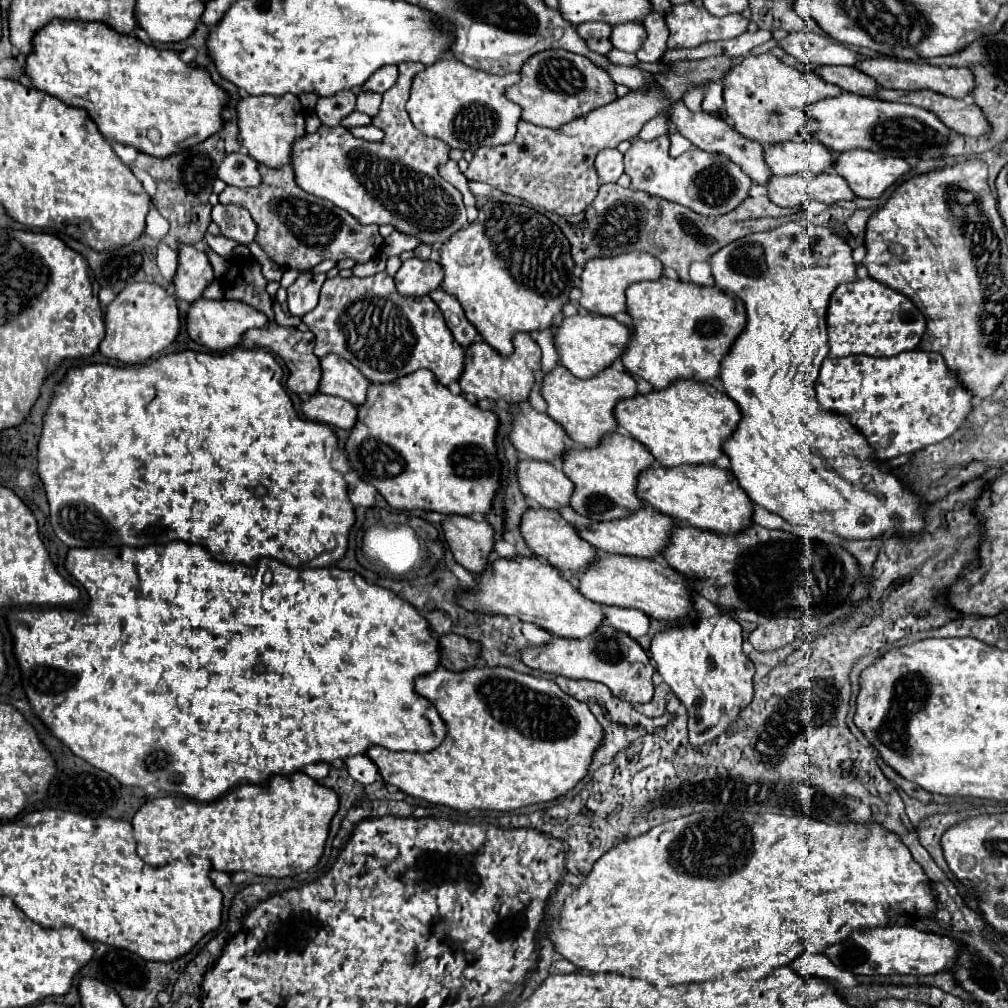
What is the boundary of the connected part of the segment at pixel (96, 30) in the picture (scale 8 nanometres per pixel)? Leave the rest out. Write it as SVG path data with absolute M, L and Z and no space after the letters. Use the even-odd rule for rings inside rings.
M48 22L36 34L34 50L26 58L26 74L38 90L60 98L68 106L88 110L108 142L136 146L140 152L150 156L164 158L178 154L224 128L222 110L228 104L228 92L214 84L206 70L182 62L180 54L174 50L158 50L152 44L144 44L136 36L120 34L102 22ZM150 130L156 130L158 134L150 138Z

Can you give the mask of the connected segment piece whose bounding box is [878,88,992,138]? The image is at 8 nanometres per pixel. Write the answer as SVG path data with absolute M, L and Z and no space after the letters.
M878 90L878 98L882 100L892 100L892 102L906 102L912 106L920 106L924 110L932 110L936 116L942 118L942 122L962 134L962 136L972 136L980 138L992 130L988 118L984 112L972 104L964 102L958 98L950 98L932 90L916 90L916 92L904 92L904 90Z

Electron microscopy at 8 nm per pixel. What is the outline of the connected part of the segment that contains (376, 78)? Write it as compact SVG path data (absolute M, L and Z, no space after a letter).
M384 66L380 70L376 70L376 74L372 74L372 78L368 78L368 82L362 86L362 90L372 90L378 94L384 94L392 84L396 84L398 78L398 66Z

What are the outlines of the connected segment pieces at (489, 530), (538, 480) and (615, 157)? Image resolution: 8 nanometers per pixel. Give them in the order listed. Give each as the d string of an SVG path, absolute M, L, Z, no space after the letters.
M450 516L442 522L442 530L456 562L472 574L482 574L494 550L494 528L486 520Z
M520 460L518 462L518 480L522 494L548 510L560 510L570 506L574 494L574 484L560 468L548 462Z
M602 150L596 156L596 170L600 176L600 182L616 182L624 172L624 156L620 150Z

